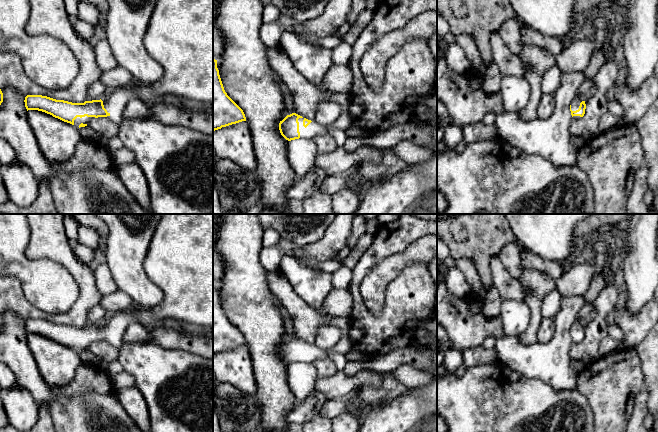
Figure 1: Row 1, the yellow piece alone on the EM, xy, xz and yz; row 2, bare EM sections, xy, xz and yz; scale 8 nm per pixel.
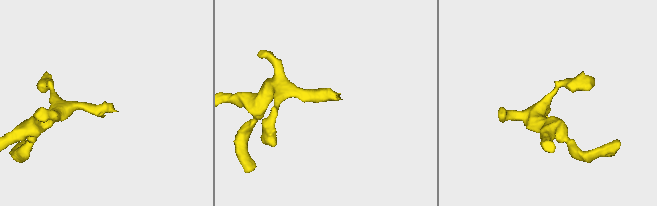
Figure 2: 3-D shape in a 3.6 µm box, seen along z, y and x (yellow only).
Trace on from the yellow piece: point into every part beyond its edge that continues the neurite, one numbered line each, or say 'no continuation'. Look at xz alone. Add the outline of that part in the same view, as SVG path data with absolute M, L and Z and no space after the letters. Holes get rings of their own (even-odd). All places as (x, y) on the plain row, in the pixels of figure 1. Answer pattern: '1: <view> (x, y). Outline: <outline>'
1: xz (314, 353). Outline: M304 342L298 343L301 363L313 363L318 359L329 357L335 362L337 371L344 371L347 361L344 354L330 352L327 349L321 349L315 344L305 352L303 350L303 344Z

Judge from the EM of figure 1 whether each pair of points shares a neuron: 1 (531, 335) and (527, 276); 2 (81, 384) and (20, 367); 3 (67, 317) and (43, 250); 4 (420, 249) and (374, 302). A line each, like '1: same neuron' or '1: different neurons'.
1: same neuron
2: different neurons
3: same neuron
4: same neuron

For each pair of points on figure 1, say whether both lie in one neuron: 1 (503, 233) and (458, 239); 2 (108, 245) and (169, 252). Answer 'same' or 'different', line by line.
1: same
2: different

